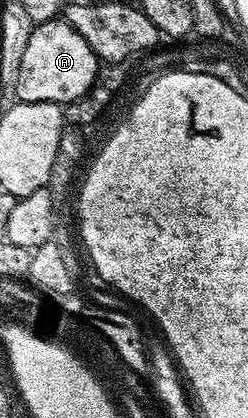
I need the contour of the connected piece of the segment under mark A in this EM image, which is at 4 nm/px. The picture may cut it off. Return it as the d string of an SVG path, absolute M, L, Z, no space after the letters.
M64 20L39 22L34 27L28 44L24 47L24 60L20 60L20 72L16 95L19 102L56 102L69 104L83 98L100 77L99 58L88 46L88 40L76 32Z

